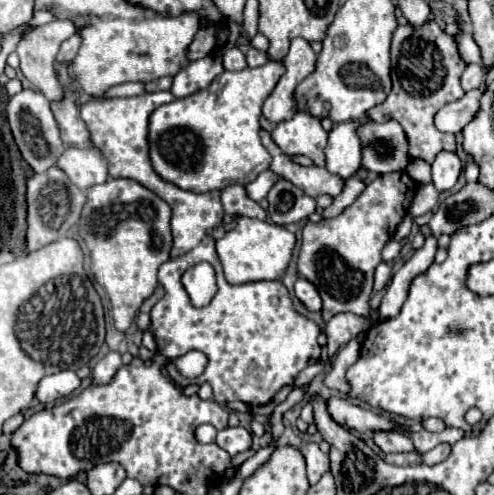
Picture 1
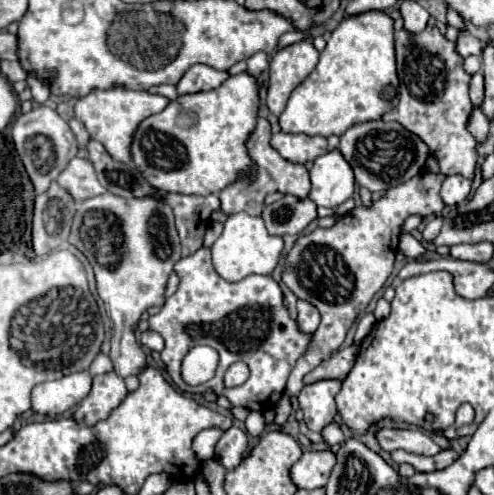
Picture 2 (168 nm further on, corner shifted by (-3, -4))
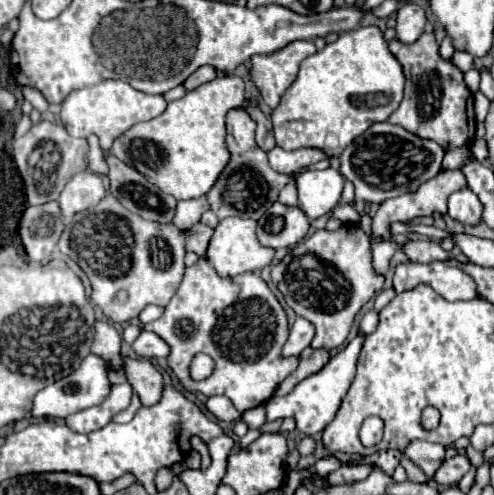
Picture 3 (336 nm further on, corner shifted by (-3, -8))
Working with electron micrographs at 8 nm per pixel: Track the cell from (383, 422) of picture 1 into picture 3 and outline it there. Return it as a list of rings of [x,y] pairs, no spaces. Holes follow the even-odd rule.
[[[414,440],[412,444],[408,444],[408,448],[406,448],[404,454],[414,464],[418,464],[428,476],[434,476],[436,470],[440,468],[440,464],[444,462],[444,452],[446,452],[446,448],[442,444]]]

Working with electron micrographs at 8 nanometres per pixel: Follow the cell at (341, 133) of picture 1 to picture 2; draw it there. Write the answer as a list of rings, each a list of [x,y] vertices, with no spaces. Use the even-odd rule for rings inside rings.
[[[330,150],[324,156],[314,160],[314,168],[310,170],[312,190],[310,198],[318,206],[336,208],[344,204],[354,194],[354,172],[346,162],[340,150]]]

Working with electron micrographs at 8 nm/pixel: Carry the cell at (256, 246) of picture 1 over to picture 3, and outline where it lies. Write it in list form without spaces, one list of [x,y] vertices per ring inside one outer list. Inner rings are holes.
[[[224,218],[218,222],[218,226],[214,228],[212,240],[208,244],[206,250],[206,258],[208,262],[214,266],[214,270],[218,272],[218,276],[238,276],[250,270],[260,270],[264,266],[268,266],[274,258],[274,250],[272,248],[264,248],[258,240],[256,240],[256,222],[254,220],[242,220],[242,218]]]

